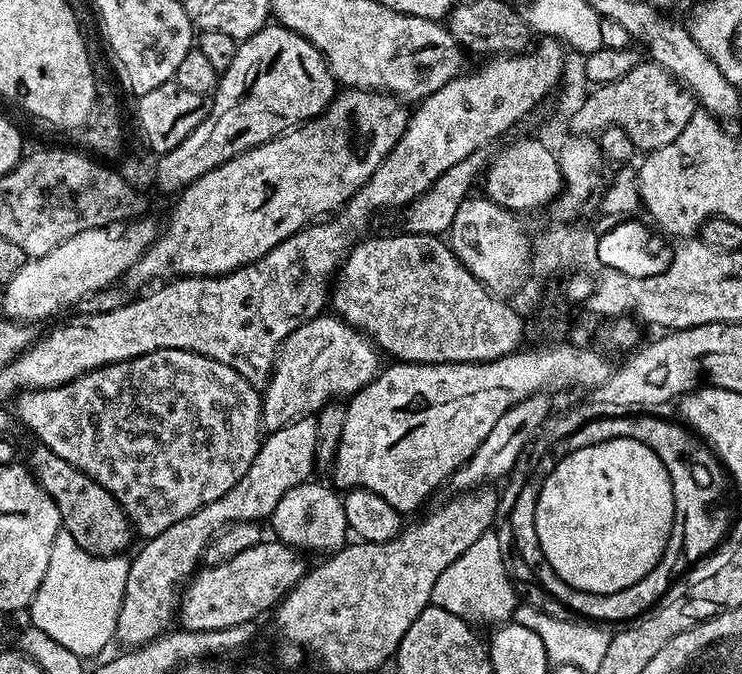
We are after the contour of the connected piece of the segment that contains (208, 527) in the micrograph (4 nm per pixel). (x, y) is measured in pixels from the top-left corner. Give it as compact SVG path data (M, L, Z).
M302 416L299 420L290 422L285 428L268 432L260 441L260 449L256 452L254 462L250 462L250 470L242 474L242 478L222 498L194 510L182 522L174 522L174 526L162 530L162 534L149 536L143 541L140 553L131 557L128 573L126 574L126 590L122 598L122 606L116 623L117 641L121 640L125 649L136 649L144 644L157 640L158 637L173 627L178 616L178 605L182 595L181 588L187 585L201 563L204 551L217 535L224 531L229 524L242 524L245 522L264 522L272 515L272 511L281 502L282 496L288 490L307 481L312 475L312 468L317 467L316 447L318 446L318 426L312 416Z

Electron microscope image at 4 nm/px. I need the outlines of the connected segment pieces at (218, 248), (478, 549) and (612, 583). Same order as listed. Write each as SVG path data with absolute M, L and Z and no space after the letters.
M344 88L337 95L336 99L329 104L328 109L317 116L315 120L310 120L306 124L301 124L285 132L282 136L277 136L274 140L268 140L256 148L251 148L249 152L238 154L230 162L226 162L222 166L202 174L202 178L198 178L192 184L189 184L187 188L183 189L175 197L175 200L177 199L176 205L172 208L172 217L168 220L168 229L165 232L163 229L157 235L156 241L146 250L146 254L142 254L142 258L138 258L138 262L134 262L126 275L127 279L132 279L136 284L144 284L147 280L154 279L155 276L164 276L160 278L223 276L226 272L233 272L235 268L241 268L247 264L254 263L255 260L262 258L270 250L274 250L274 246L278 246L286 238L290 238L294 233L299 232L300 229L308 227L317 218L327 217L329 214L343 208L348 203L348 199L372 177L374 170L378 170L378 166L382 166L386 154L390 154L390 150L394 150L398 138L402 138L402 134L406 130L409 115L409 105L391 94L367 92L364 88Z
M489 530L459 556L442 574L438 574L438 582L434 582L432 604L448 610L452 614L467 618L469 621L489 620L492 626L499 626L511 621L516 615L518 597L517 585L509 576L506 566L502 566L502 549L498 547L495 531Z
M618 438L610 442L598 442L594 446L582 446L582 450L574 450L555 462L557 464L553 466L552 473L545 478L544 485L536 496L536 540L540 543L541 554L544 555L543 563L556 571L558 578L562 578L570 586L594 594L614 594L614 590L626 590L626 586L634 586L634 582L646 578L646 574L650 574L652 567L660 561L660 555L668 544L674 518L674 494L670 486L670 474L666 466L662 466L658 454L654 454L654 450L650 450L650 446L642 442Z

